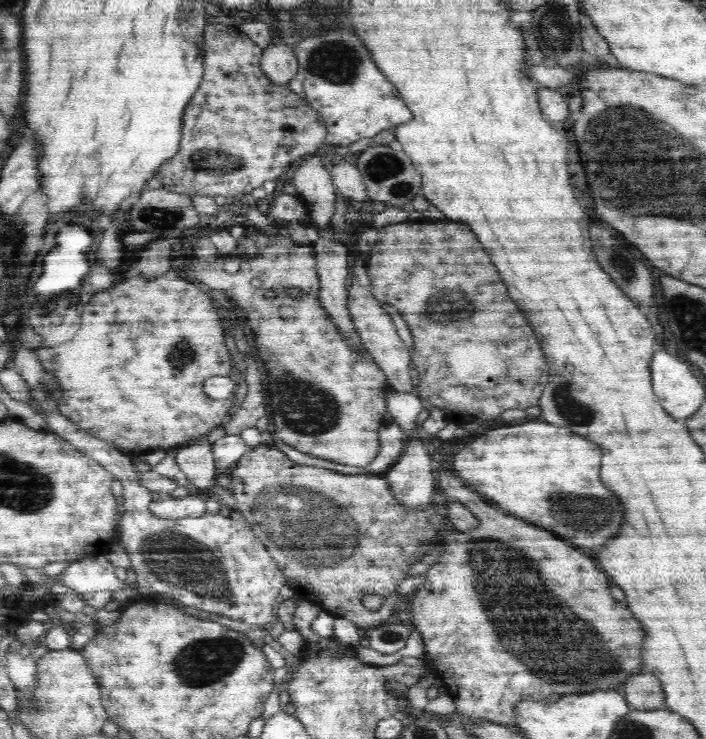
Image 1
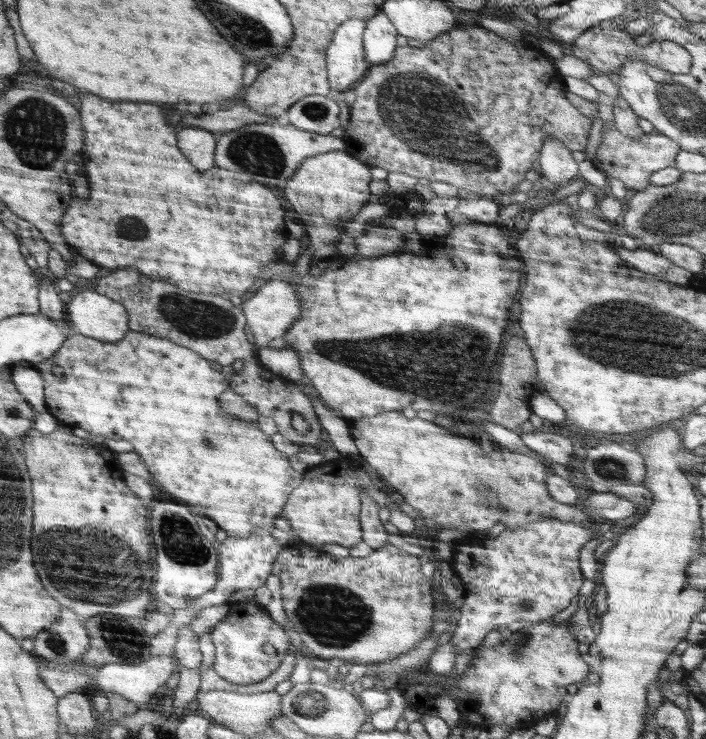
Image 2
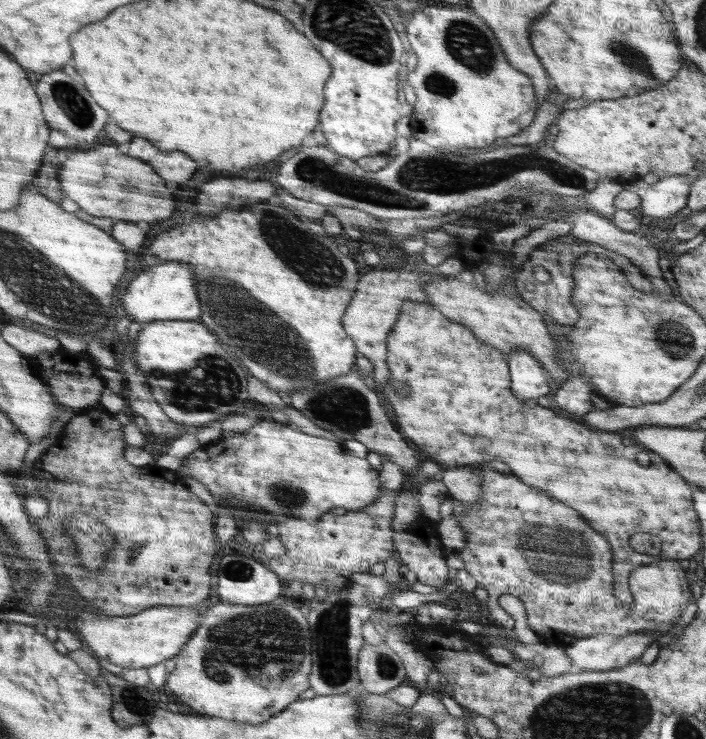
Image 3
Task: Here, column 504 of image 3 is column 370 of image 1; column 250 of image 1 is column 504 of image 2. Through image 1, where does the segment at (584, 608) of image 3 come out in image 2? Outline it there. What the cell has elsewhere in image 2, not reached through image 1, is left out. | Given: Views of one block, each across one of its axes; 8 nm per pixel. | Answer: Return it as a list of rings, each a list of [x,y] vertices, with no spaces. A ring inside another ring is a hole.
[[[382,412],[375,417],[364,417],[354,424],[350,424],[350,431],[354,438],[359,454],[374,468],[374,472],[395,491],[397,496],[420,512],[424,519],[434,521],[441,529],[461,528],[462,524],[471,526],[471,530],[482,532],[484,528],[490,530],[488,537],[496,538],[505,526],[514,530],[516,526],[536,522],[540,518],[555,518],[562,522],[575,522],[580,526],[594,528],[588,512],[584,512],[578,505],[567,505],[552,498],[547,489],[546,476],[550,473],[545,461],[537,460],[523,454],[510,452],[508,449],[495,447],[496,450],[484,452],[481,445],[474,444],[472,439],[464,436],[454,436],[448,430],[436,426],[435,423],[420,418],[406,418],[400,412]]]

